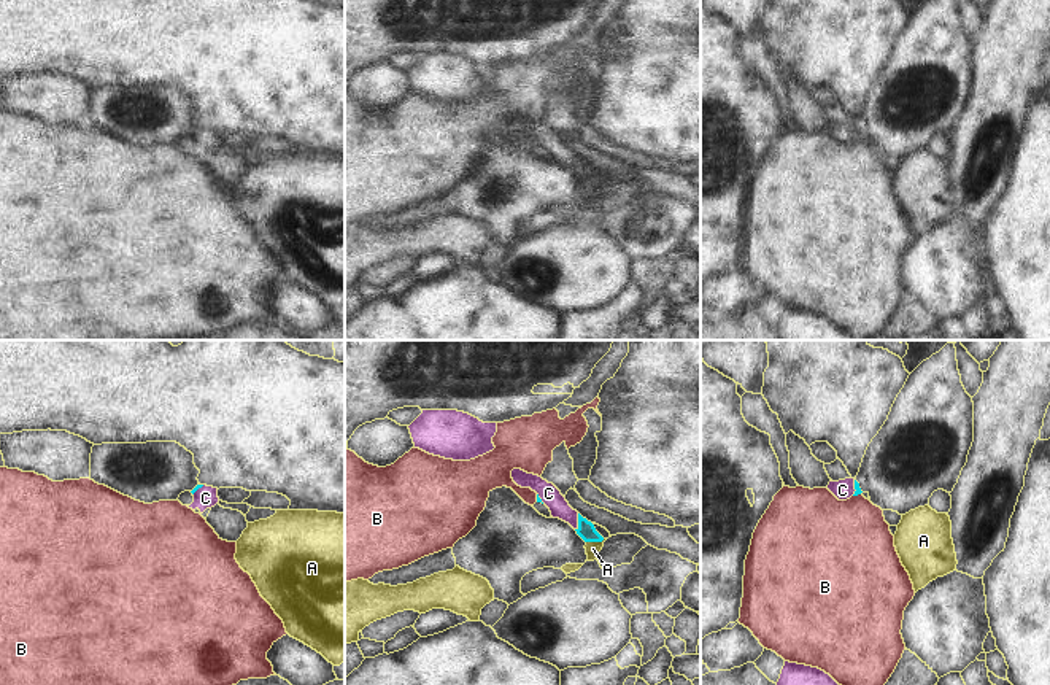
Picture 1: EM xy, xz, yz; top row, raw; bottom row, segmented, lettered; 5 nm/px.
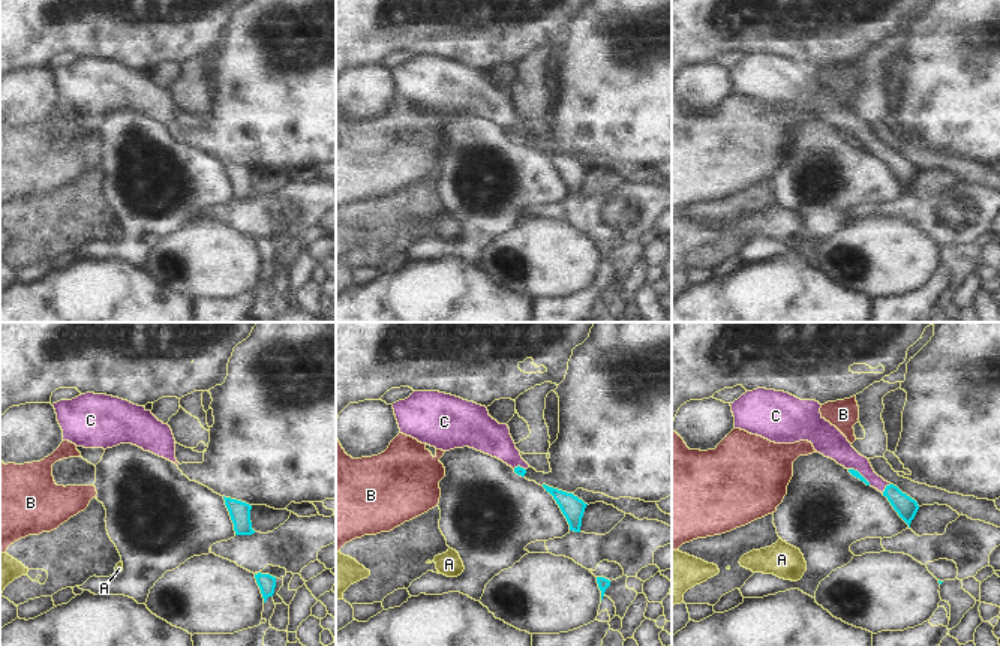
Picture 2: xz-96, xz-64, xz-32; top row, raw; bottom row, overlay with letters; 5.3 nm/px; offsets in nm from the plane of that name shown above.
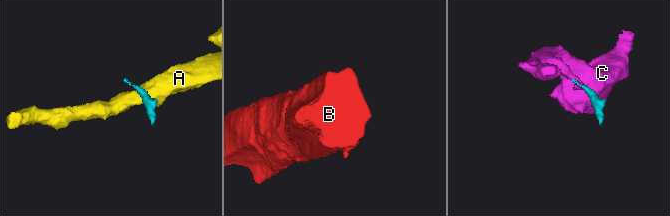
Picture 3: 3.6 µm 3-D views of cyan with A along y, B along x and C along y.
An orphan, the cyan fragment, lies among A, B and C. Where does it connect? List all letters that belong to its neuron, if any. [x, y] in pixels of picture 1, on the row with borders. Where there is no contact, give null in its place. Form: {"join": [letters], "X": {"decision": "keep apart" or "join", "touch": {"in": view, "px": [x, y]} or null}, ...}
{"join": ["C"], "A": {"decision": "keep apart", "touch": {"in": "xz", "px": [594, 541]}}, "B": {"decision": "keep apart", "touch": {"in": "yz", "px": [856, 495]}}, "C": {"decision": "join", "touch": {"in": "xz", "px": [579, 522]}}}

